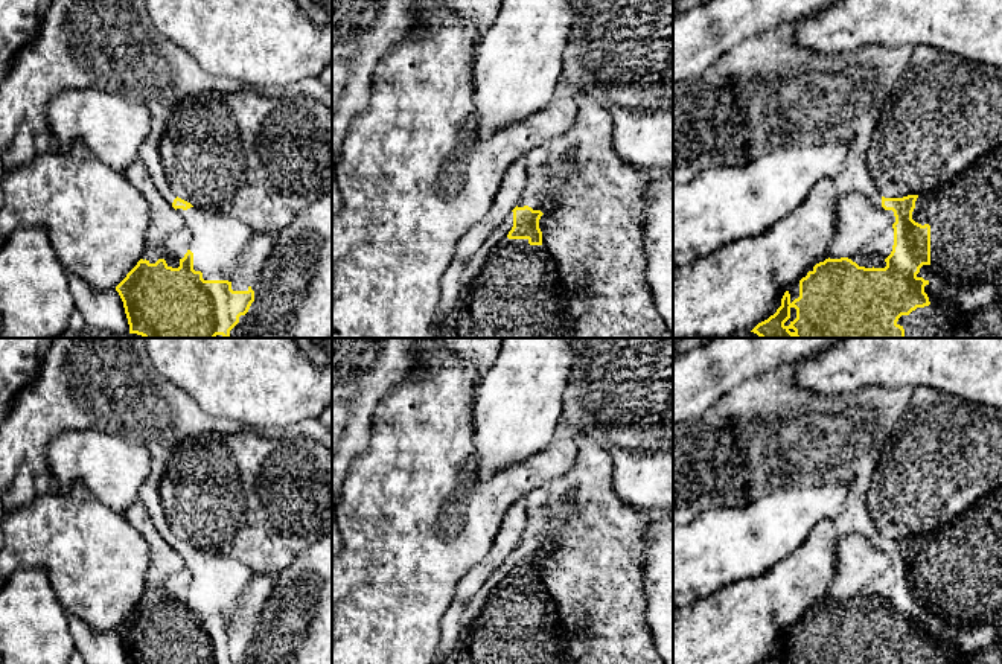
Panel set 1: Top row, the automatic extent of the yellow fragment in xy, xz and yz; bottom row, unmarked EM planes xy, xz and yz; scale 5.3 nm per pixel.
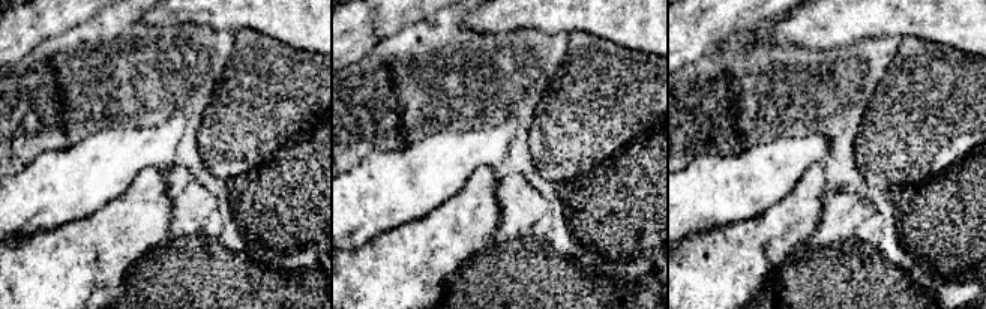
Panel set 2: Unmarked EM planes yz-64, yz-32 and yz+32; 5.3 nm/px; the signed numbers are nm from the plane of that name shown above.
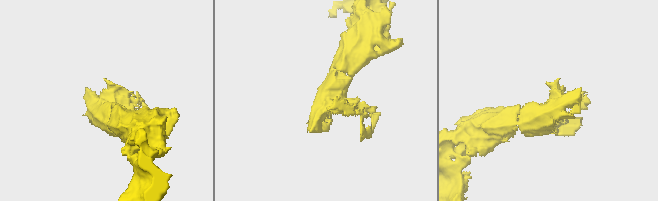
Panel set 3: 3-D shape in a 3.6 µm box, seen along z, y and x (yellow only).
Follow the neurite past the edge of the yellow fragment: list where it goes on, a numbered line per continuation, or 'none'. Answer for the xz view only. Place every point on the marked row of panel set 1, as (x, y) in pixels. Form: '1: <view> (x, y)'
1: xz (509, 290)

